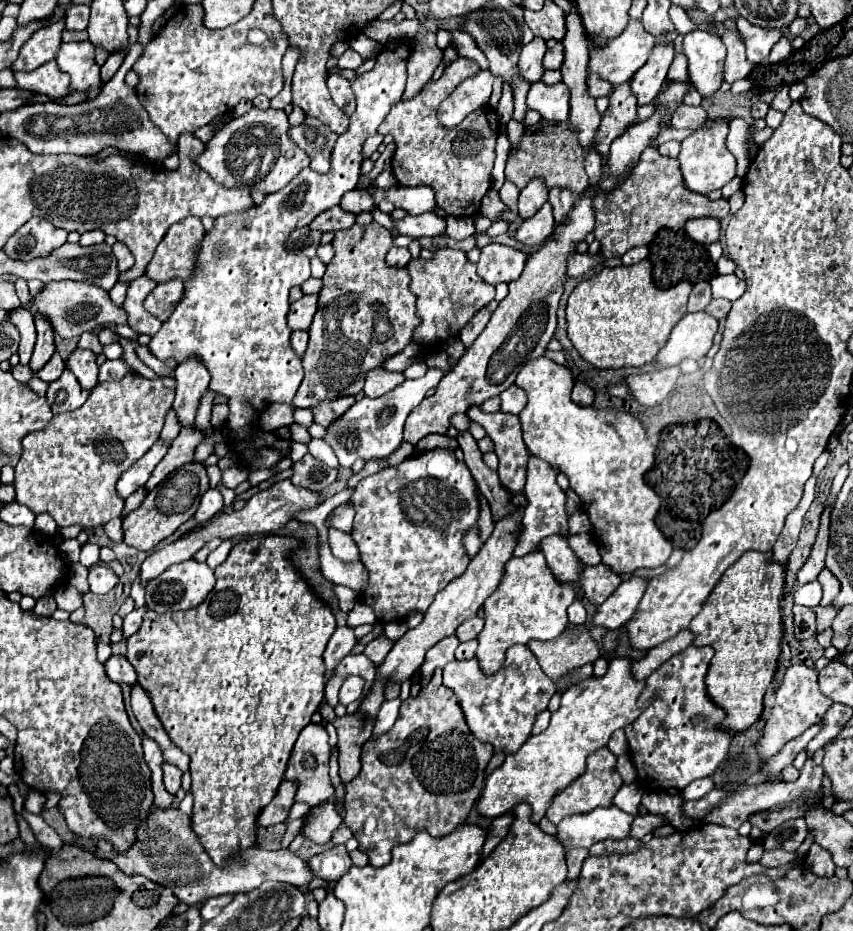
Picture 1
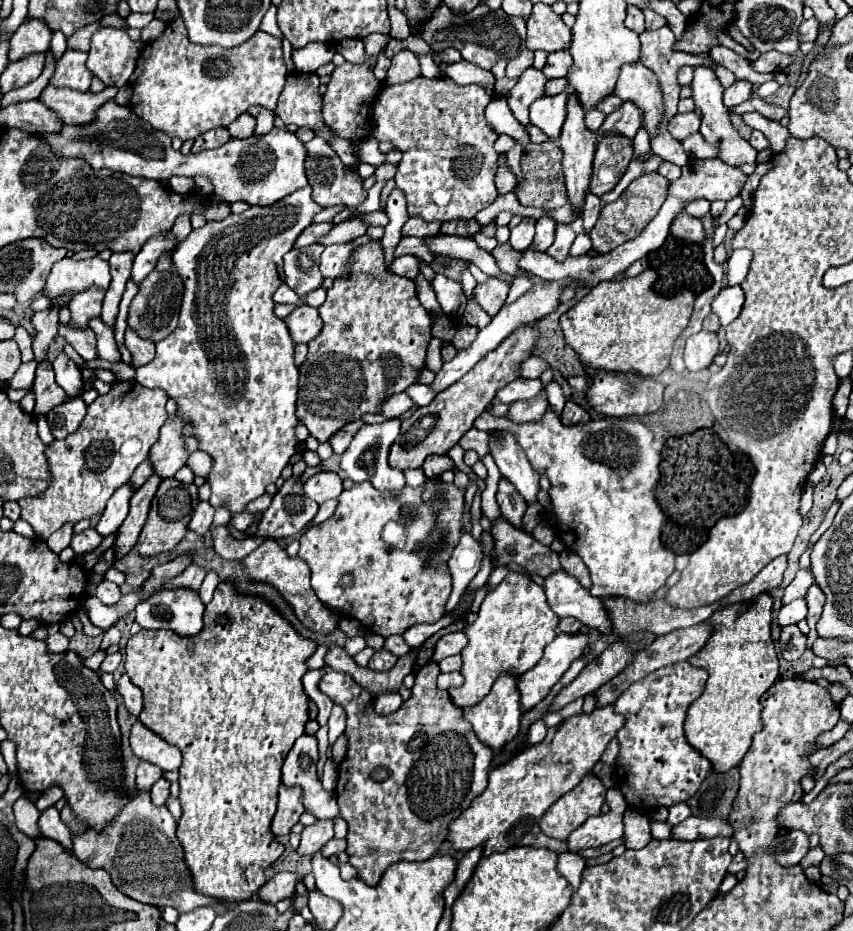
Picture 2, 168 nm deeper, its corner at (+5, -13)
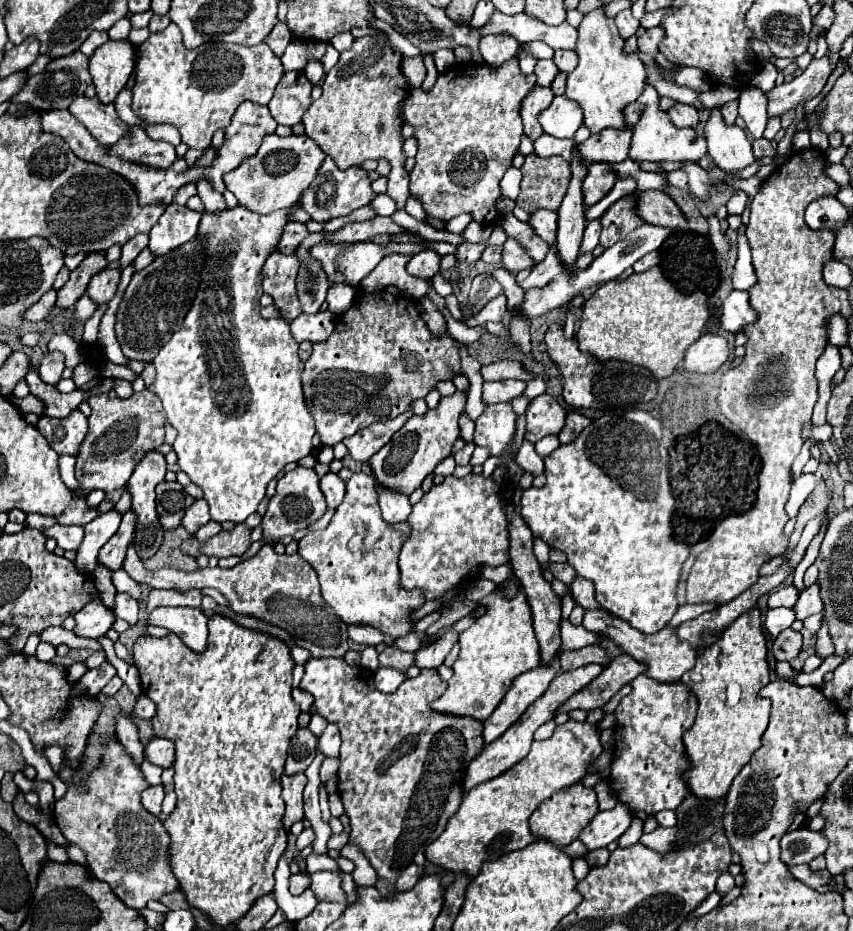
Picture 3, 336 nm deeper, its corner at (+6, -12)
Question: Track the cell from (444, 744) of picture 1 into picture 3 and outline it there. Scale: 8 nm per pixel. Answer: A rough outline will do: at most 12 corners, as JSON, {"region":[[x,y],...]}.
{"region":[[344,658],[300,688],[342,736],[350,844],[412,890],[462,802],[482,722],[430,712]]}

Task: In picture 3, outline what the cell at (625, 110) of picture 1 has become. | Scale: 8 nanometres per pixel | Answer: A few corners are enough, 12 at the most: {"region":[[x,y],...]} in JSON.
{"region":[[610,164],[588,166],[584,206],[600,202],[616,184]]}

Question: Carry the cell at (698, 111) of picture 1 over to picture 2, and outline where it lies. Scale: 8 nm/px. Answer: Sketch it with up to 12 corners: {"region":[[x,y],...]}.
{"region":[[677,113],[669,121],[679,141],[699,131],[697,113]]}

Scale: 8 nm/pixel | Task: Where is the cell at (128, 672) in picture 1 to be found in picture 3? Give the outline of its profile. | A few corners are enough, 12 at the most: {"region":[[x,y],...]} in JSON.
{"region":[[140,694],[134,714],[144,720],[152,720],[156,704]]}

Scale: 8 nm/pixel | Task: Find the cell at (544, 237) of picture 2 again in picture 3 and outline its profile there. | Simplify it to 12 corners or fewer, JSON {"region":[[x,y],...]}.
{"region":[[536,210],[528,224],[534,232],[550,242],[556,242],[558,214]]}

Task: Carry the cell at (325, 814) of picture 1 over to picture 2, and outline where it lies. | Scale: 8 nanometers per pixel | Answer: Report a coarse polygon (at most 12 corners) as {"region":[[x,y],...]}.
{"region":[[319,819],[301,833],[299,855],[315,855],[333,839],[333,821]]}

